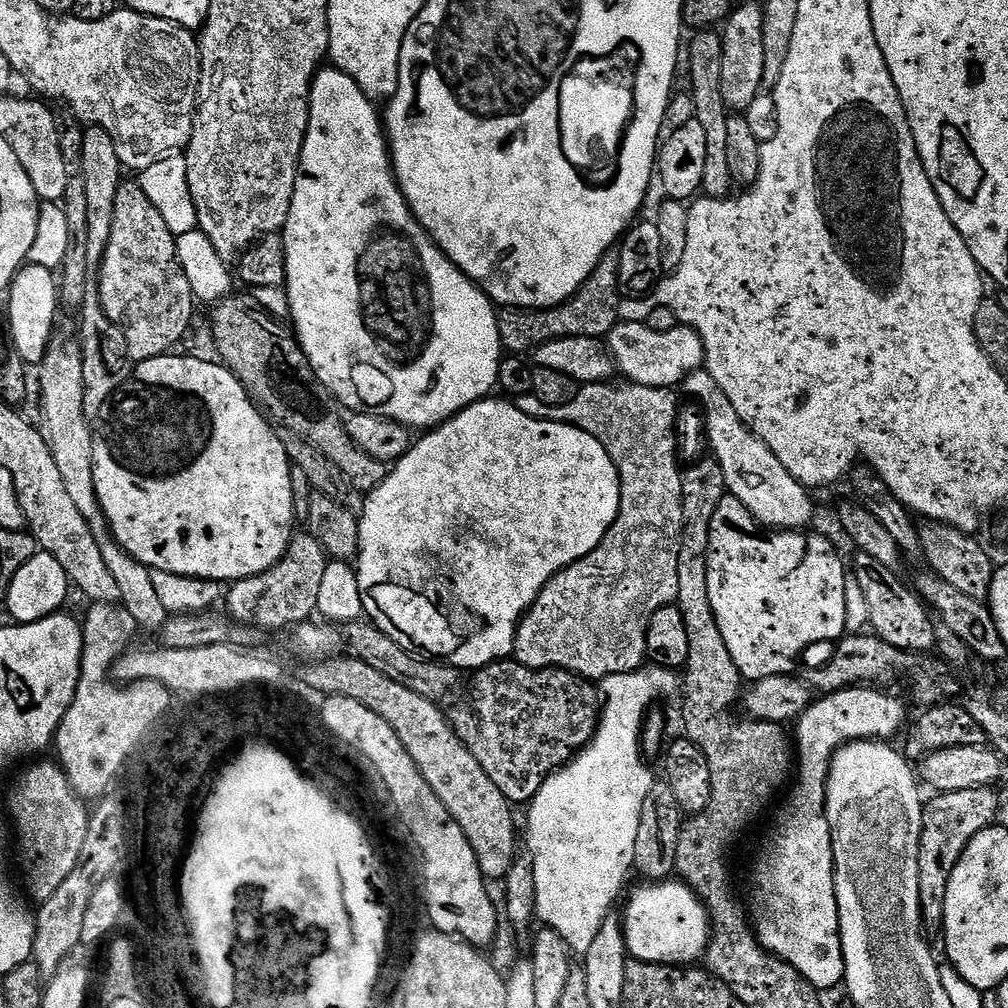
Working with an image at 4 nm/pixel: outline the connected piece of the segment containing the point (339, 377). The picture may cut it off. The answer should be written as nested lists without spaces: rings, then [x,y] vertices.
[[[335,66],[321,67],[312,79],[310,90],[310,122],[300,155],[300,169],[294,186],[294,198],[290,202],[290,214],[282,229],[286,250],[286,291],[290,302],[291,327],[299,340],[316,378],[332,392],[332,397],[345,409],[352,412],[372,412],[375,416],[385,416],[403,424],[409,430],[431,430],[457,416],[463,408],[477,404],[489,395],[491,388],[497,387],[498,366],[502,359],[502,345],[498,334],[497,305],[478,285],[428,236],[427,230],[418,222],[408,205],[408,199],[396,181],[396,169],[392,167],[392,157],[388,146],[382,116],[376,113],[377,105],[342,70]]]

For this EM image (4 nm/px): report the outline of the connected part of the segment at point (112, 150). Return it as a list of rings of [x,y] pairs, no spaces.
[[[91,126],[84,128],[82,138],[82,158],[80,159],[80,176],[86,186],[86,262],[89,269],[96,270],[103,265],[104,256],[110,246],[110,230],[114,230],[114,198],[122,183],[122,165],[118,158],[118,146],[106,130]]]

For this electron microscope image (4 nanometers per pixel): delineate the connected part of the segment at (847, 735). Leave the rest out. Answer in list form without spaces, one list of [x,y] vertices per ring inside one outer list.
[[[876,686],[829,692],[813,699],[809,708],[795,721],[794,748],[798,753],[798,771],[791,785],[792,793],[776,816],[776,825],[760,856],[760,869],[748,884],[746,904],[756,939],[767,952],[786,961],[818,990],[839,989],[844,983],[836,867],[830,822],[824,813],[828,771],[836,749],[845,744],[854,740],[888,742],[893,739],[891,736],[899,734],[900,727],[902,732],[909,719],[908,712],[903,702],[888,692],[891,691]]]

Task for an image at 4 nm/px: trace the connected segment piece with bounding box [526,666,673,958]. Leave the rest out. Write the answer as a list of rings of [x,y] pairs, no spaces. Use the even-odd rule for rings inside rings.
[[[641,666],[637,672],[610,674],[599,681],[598,696],[603,704],[598,712],[598,727],[592,743],[575,760],[559,772],[552,773],[526,808],[527,851],[534,866],[536,887],[536,920],[562,934],[569,949],[575,955],[577,952],[580,958],[590,950],[598,930],[602,930],[602,922],[613,915],[615,908],[612,907],[628,875],[634,872],[638,818],[642,818],[642,802],[646,802],[646,794],[650,794],[654,783],[651,770],[644,765],[646,756],[642,751],[642,729],[646,723],[646,713],[653,707],[651,704],[671,690],[672,676],[673,673],[667,668]]]

